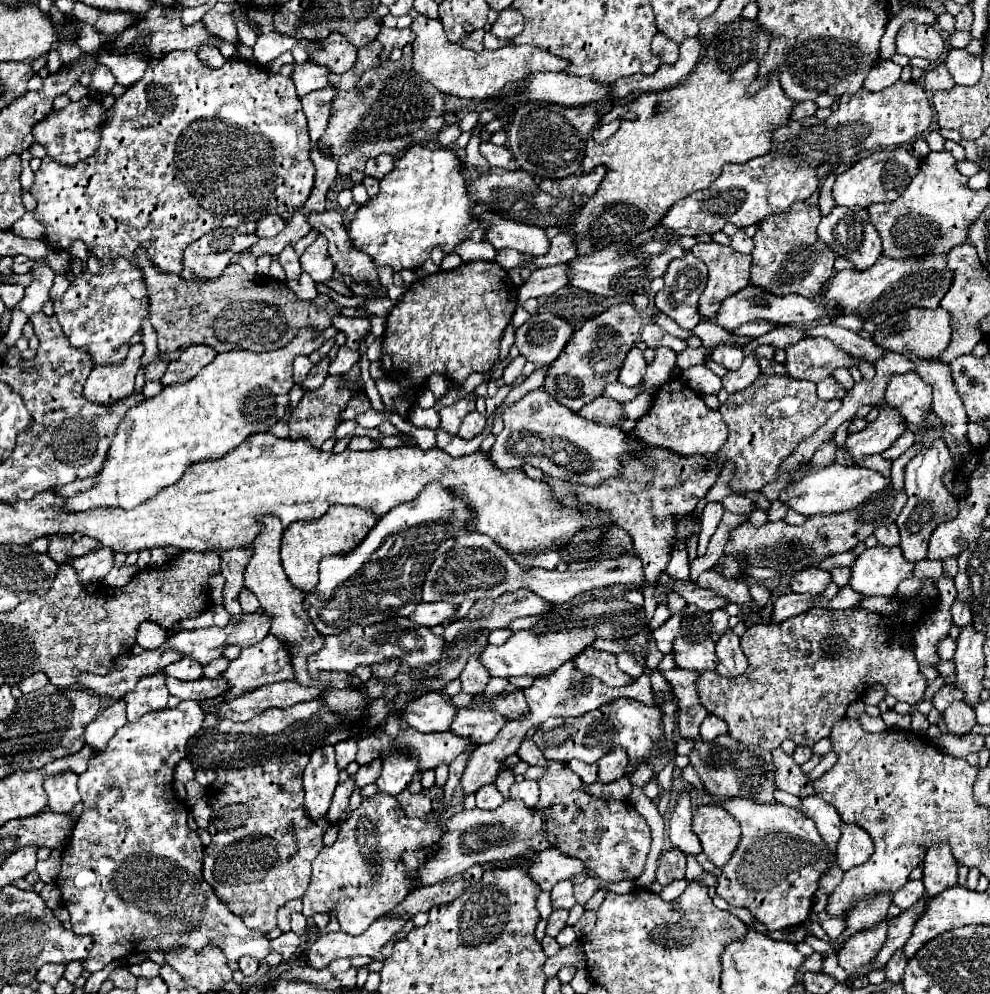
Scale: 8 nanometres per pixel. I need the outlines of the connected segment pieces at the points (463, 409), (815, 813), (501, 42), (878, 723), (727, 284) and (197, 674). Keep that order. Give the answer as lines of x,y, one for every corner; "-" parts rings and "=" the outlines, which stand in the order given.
468,394
466,398
458,400
456,404
440,410
440,428
448,434
458,434
458,428
468,412
474,410
474,394
=
808,796
808,798
802,798
802,812
816,822
816,828
820,830
822,838
826,840
828,849
835,854
842,826
842,820
840,820
836,808
828,802
824,802
820,796
=
491,32
484,34
483,39
484,47
490,50
496,50
510,44
509,40
496,38
=
862,714
858,720
860,720
860,724
864,726
864,730
870,730
870,732
884,732
884,730
888,730
888,726
884,724
882,716
872,718
872,716
868,716
868,714
=
698,242
690,252
708,266
708,284
700,296
700,314
710,318
726,296
750,284
752,256
718,242
=
182,658
170,666
164,668
166,676
174,676
180,680
198,680
202,678
202,666
192,658

